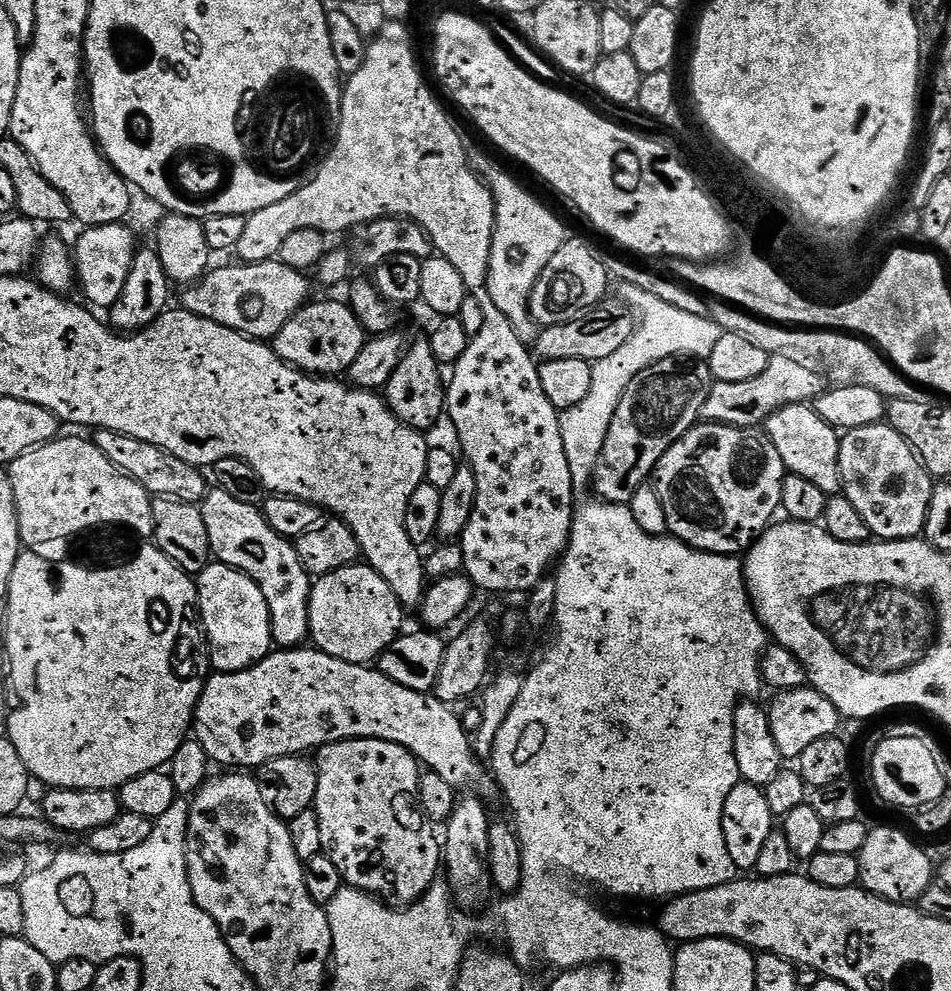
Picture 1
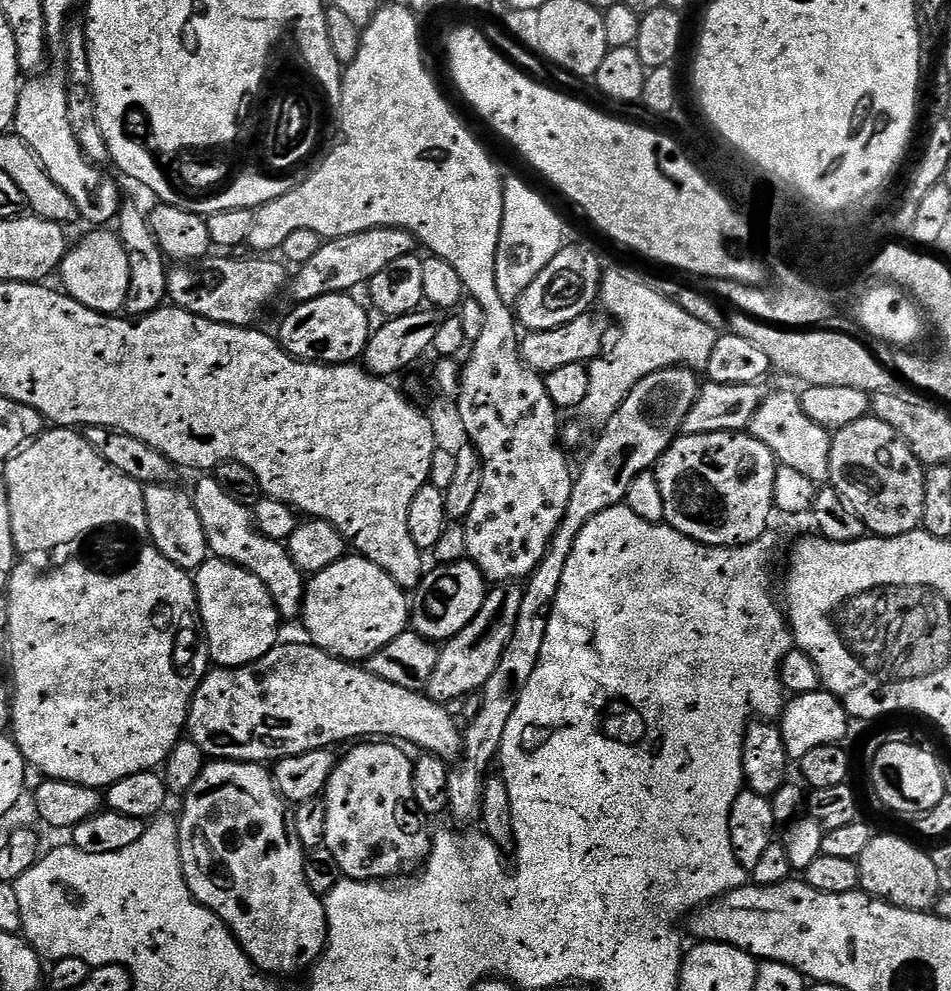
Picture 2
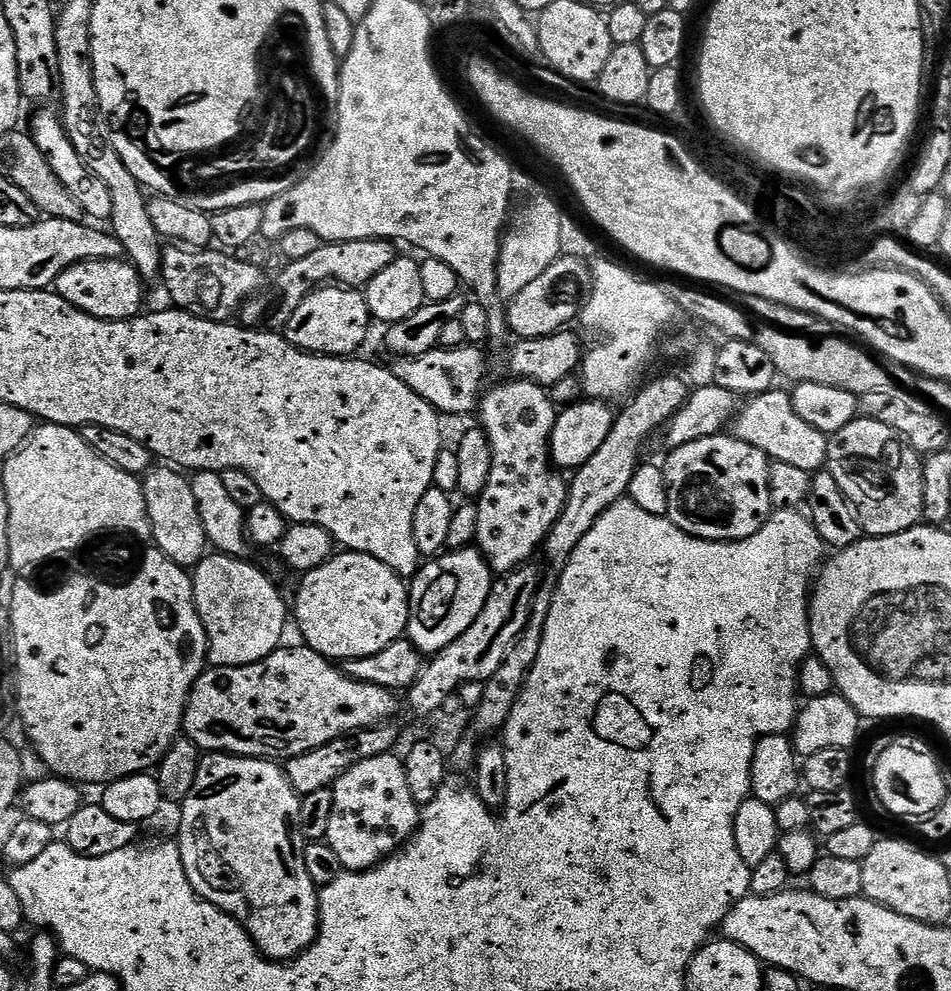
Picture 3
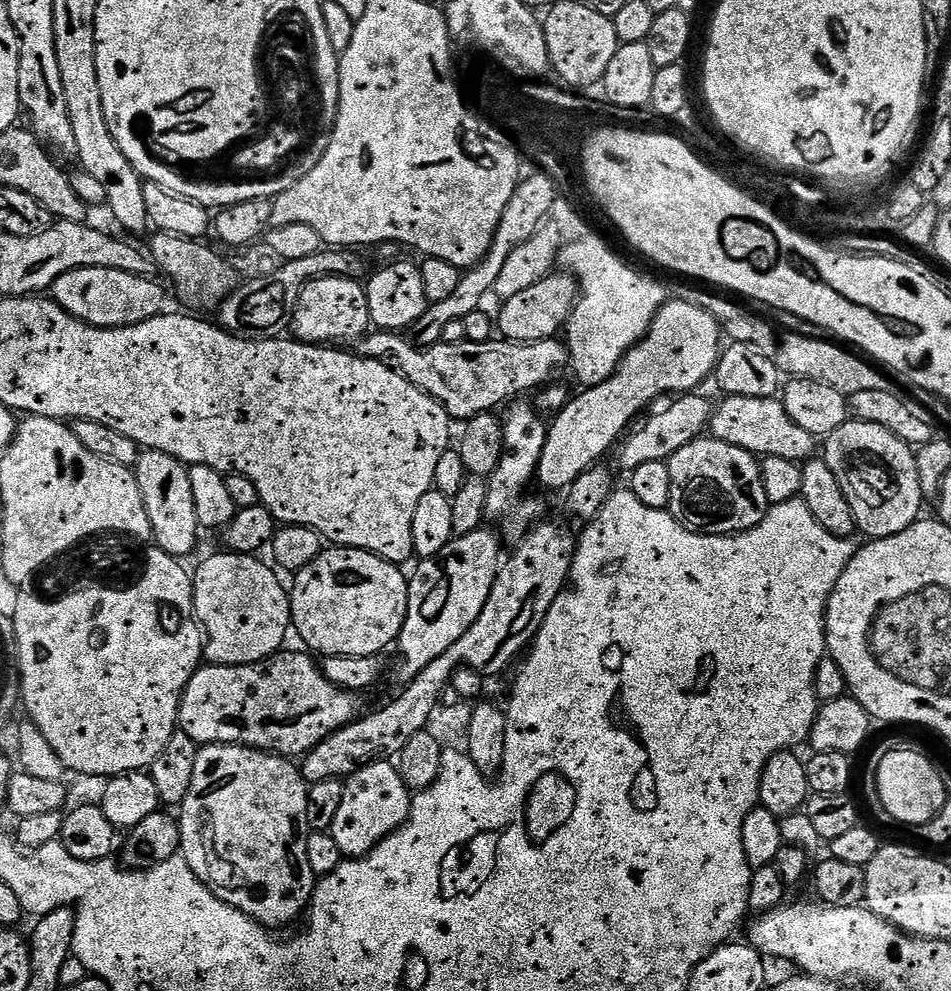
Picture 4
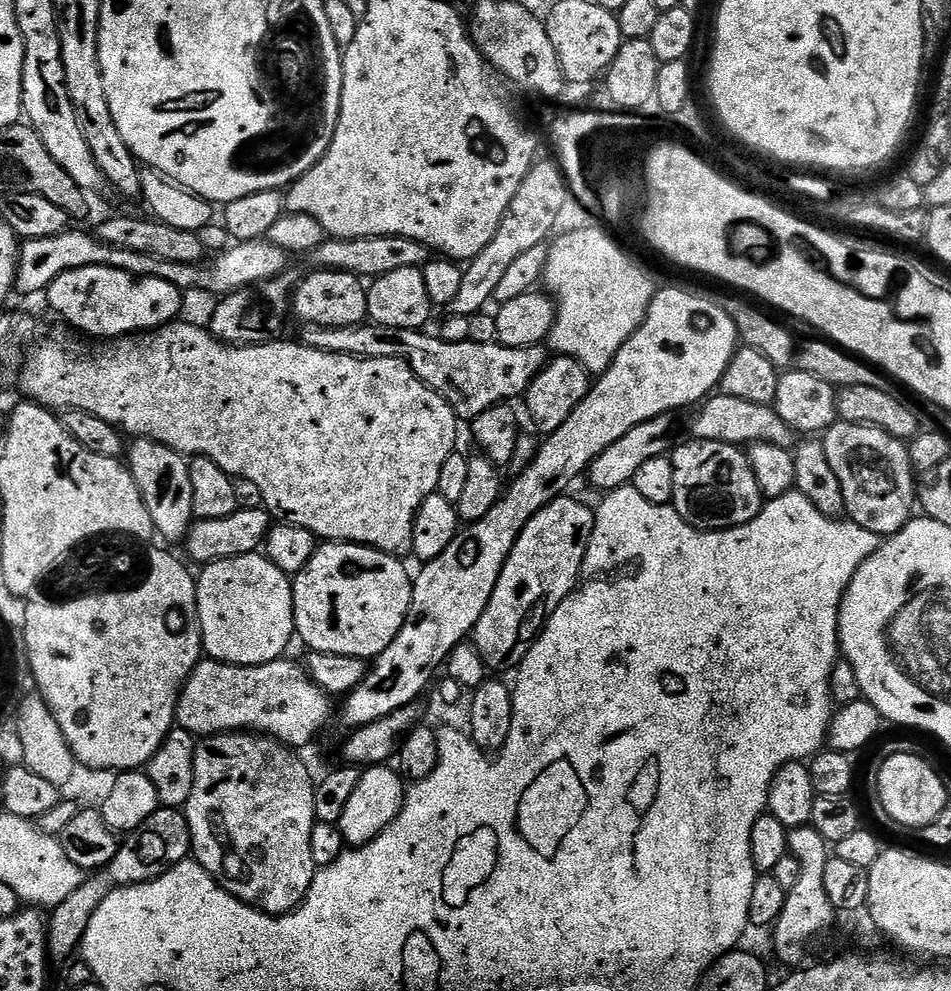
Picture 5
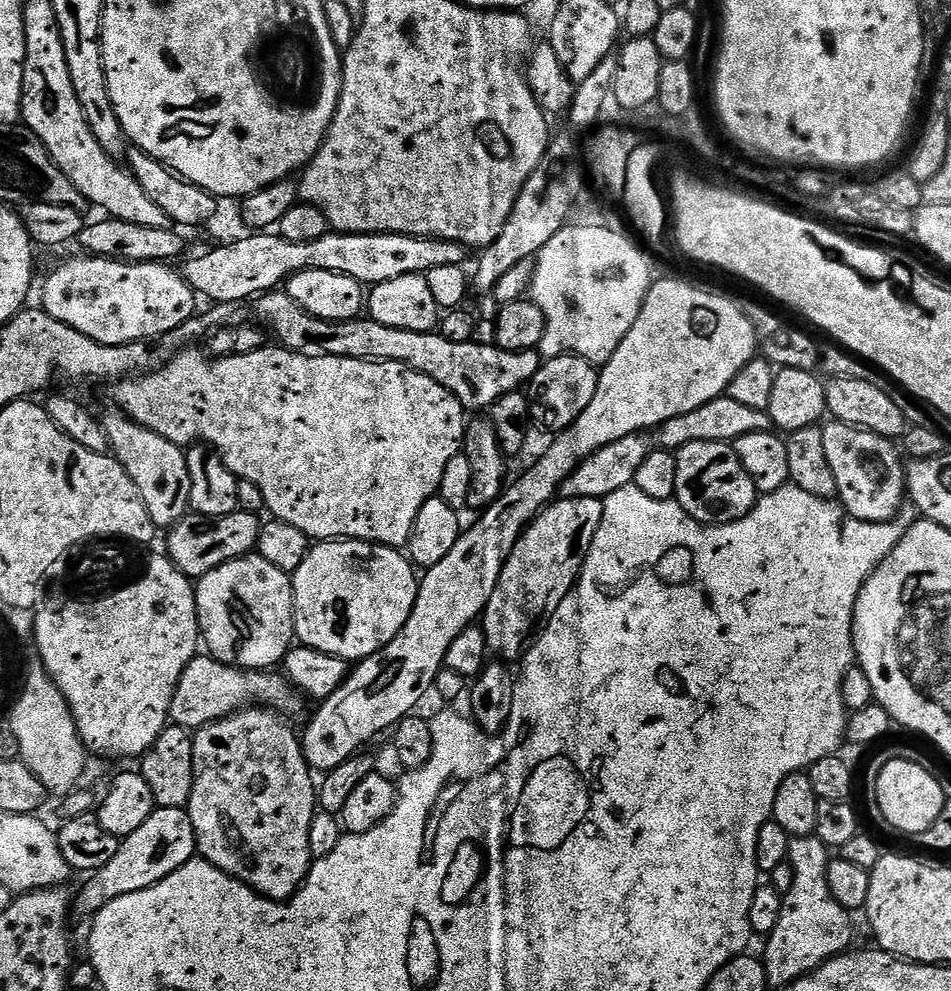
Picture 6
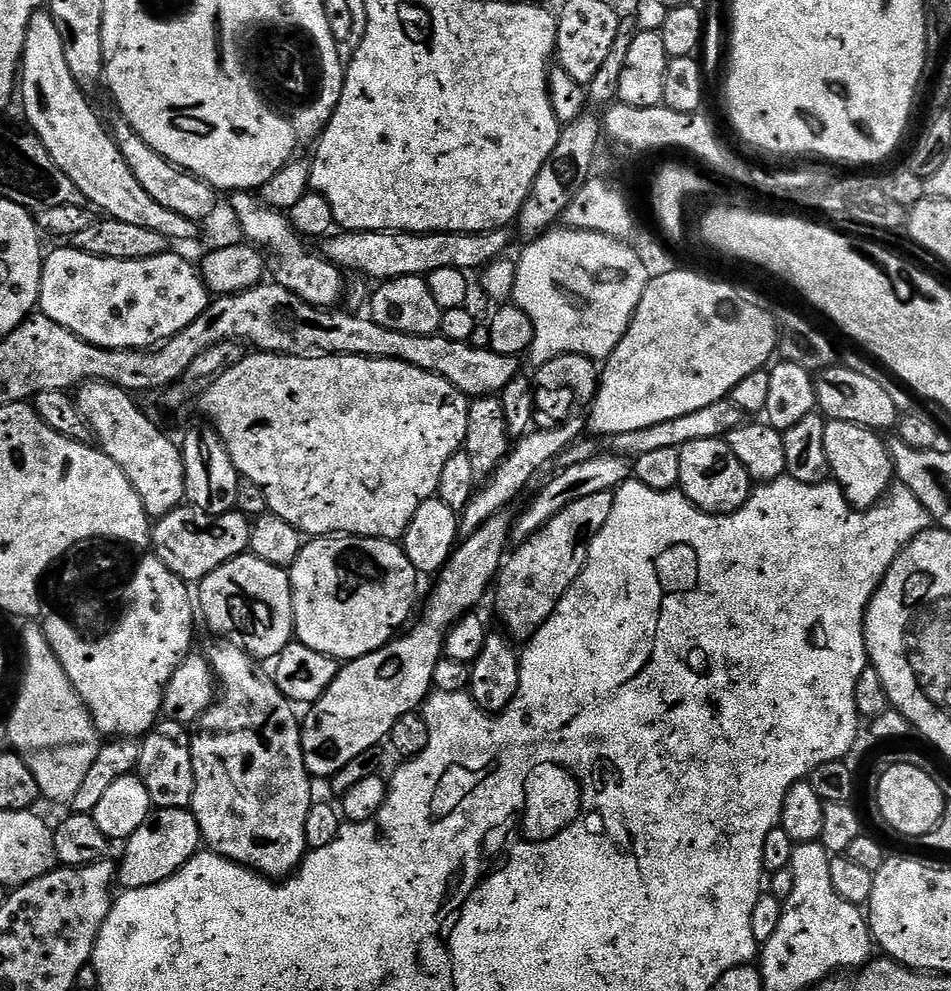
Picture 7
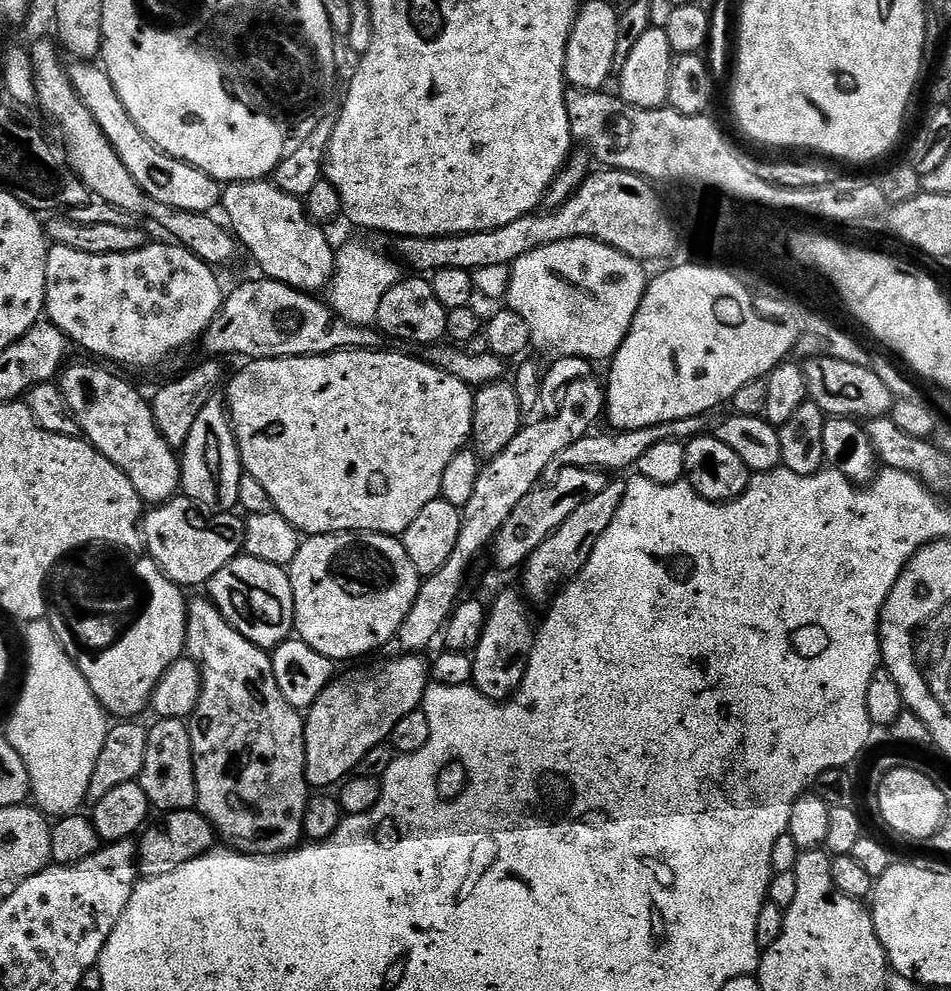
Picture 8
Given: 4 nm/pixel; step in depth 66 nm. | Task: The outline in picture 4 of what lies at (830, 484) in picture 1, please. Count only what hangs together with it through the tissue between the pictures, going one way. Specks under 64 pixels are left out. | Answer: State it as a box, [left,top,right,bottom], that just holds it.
[707,396,818,462]

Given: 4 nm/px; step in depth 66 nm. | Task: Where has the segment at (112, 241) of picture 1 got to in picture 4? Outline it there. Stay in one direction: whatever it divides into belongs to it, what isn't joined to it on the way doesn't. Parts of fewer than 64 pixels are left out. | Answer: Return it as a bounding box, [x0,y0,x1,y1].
[50,268,164,328]

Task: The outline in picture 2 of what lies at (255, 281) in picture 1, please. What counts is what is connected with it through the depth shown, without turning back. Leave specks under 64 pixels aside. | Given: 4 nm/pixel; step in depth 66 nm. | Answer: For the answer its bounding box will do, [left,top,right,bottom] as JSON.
[168,254,290,328]

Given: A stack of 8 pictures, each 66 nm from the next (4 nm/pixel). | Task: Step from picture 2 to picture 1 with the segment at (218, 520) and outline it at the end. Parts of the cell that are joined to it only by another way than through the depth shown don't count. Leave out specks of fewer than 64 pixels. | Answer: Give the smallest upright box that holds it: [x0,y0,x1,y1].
[199,487,314,650]

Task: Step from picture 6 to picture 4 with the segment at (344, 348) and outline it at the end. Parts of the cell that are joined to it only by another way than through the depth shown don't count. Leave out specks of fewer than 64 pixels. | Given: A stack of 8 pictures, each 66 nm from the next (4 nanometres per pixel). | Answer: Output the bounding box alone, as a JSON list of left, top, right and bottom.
[355,331,570,422]

